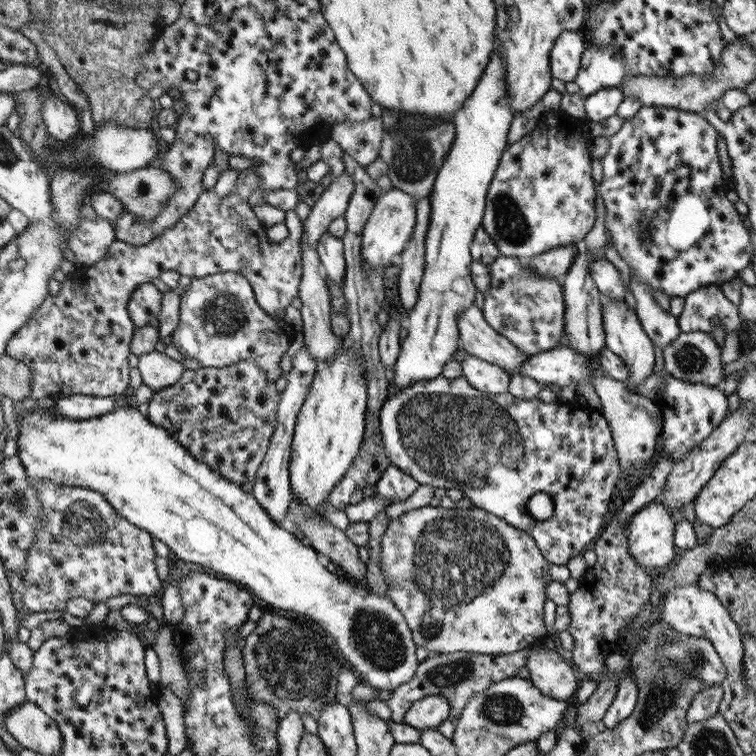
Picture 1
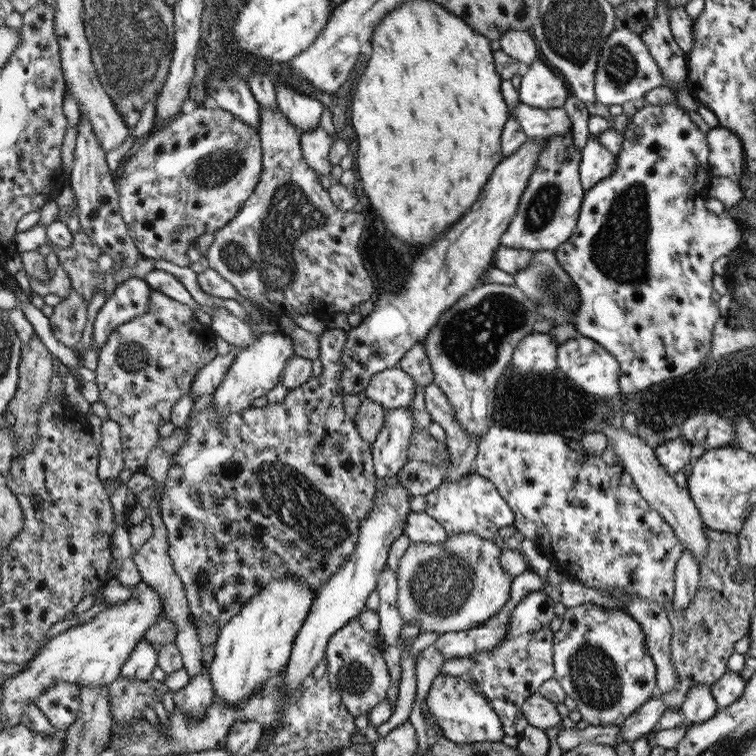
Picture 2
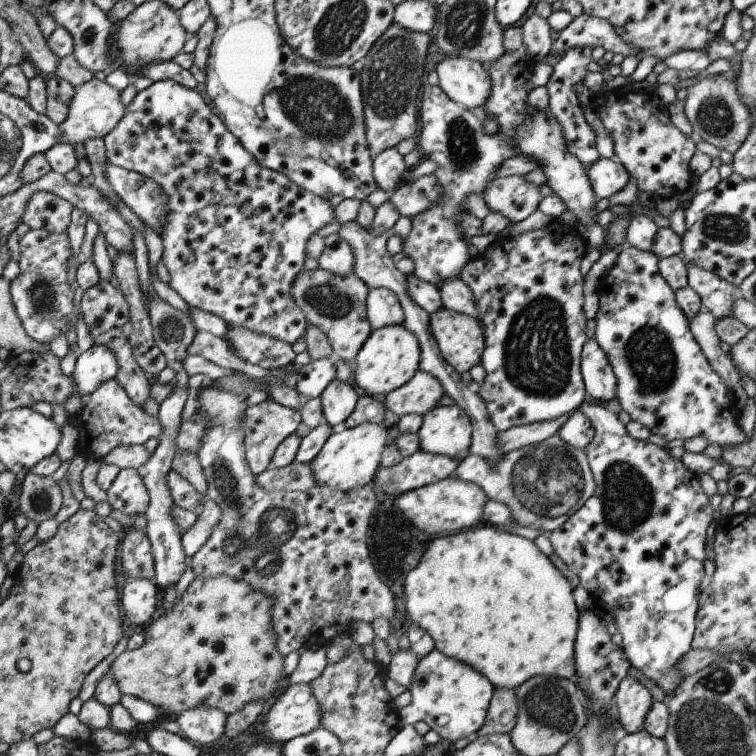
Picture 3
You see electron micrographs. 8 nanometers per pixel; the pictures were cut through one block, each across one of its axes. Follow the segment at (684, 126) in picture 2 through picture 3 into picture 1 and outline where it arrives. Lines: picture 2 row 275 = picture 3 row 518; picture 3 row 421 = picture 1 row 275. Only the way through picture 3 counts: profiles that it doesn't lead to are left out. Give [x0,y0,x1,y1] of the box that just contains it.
[588,259,625,299]

